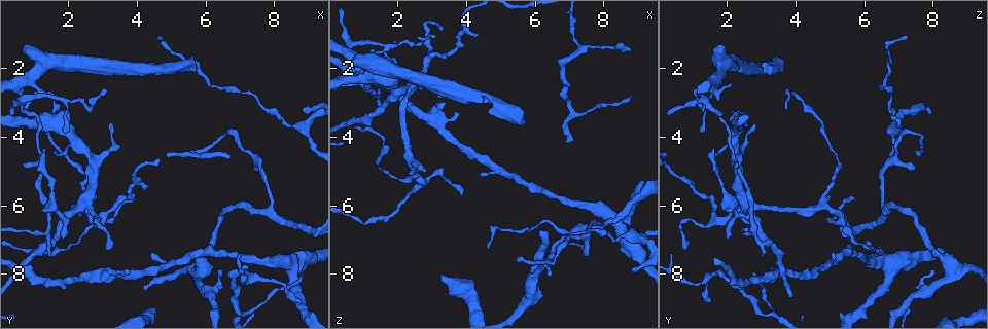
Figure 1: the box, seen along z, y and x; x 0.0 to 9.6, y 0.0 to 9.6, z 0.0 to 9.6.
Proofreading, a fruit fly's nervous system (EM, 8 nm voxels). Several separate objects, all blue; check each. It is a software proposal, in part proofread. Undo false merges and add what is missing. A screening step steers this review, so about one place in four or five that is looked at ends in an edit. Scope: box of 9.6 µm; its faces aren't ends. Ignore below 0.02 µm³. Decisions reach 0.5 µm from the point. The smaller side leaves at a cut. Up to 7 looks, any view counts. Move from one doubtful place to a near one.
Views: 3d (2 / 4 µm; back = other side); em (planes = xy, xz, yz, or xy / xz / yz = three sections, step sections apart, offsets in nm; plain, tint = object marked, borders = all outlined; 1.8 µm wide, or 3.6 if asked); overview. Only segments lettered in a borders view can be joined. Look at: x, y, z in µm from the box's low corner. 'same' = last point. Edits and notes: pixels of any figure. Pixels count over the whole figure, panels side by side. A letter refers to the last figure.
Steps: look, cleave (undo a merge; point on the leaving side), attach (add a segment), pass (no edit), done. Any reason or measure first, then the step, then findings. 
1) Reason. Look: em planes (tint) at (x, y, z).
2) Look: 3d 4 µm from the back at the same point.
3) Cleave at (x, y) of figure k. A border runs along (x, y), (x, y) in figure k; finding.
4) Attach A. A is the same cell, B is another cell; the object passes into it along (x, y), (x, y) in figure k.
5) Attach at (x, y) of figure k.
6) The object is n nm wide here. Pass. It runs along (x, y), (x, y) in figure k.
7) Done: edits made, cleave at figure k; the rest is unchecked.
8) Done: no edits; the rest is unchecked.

Look: em planes (plain) at (1.10, 3.60, 2.25).

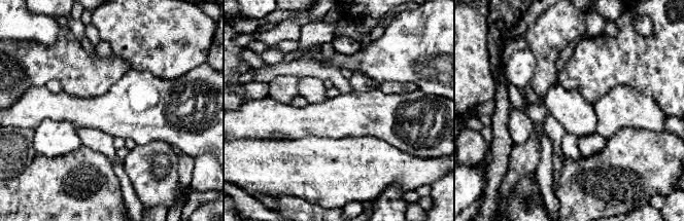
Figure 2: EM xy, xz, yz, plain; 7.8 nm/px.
With the object marked. Look: em planes (tint) at the same point.

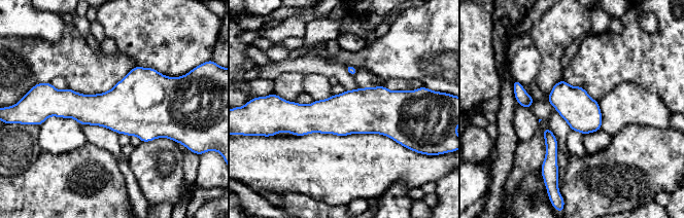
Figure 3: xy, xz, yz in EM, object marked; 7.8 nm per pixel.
Look: em planes (borders) at the same point.

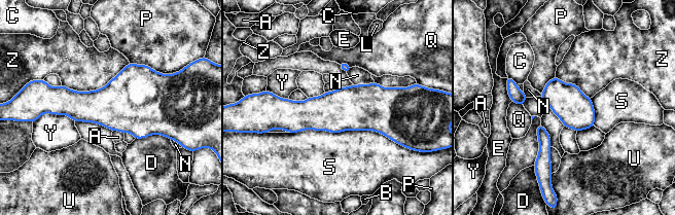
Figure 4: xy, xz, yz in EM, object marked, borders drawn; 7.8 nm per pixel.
The object is 280 nm wide here. Pass. A, B, C, D, E, L, N, P, Q, S, U, Y and Z are other cells; a border runs along (129, 62), (101, 87), (62, 84) in figure 4; one cell here.

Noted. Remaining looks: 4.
Thick turns thin. Look: em yz step 8 (borders) at (4.70, 1.95, 2.75).

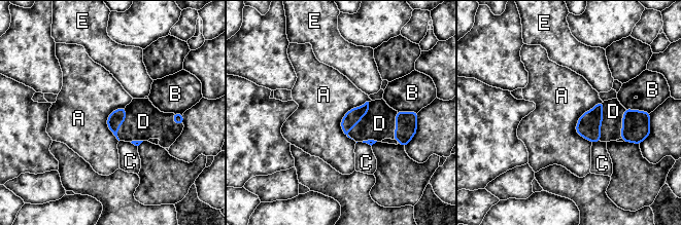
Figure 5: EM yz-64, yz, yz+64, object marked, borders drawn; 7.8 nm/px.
The longest contact is with A, 340 nm. Attach D. D is the same cell, A, B, C and E are other cells; the object passes into it along (353, 116), (360, 121), (379, 123) in figure 5; the cell continues.

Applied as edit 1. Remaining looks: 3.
Done: edits made, attach at figure 5; the rest is unchecked.

